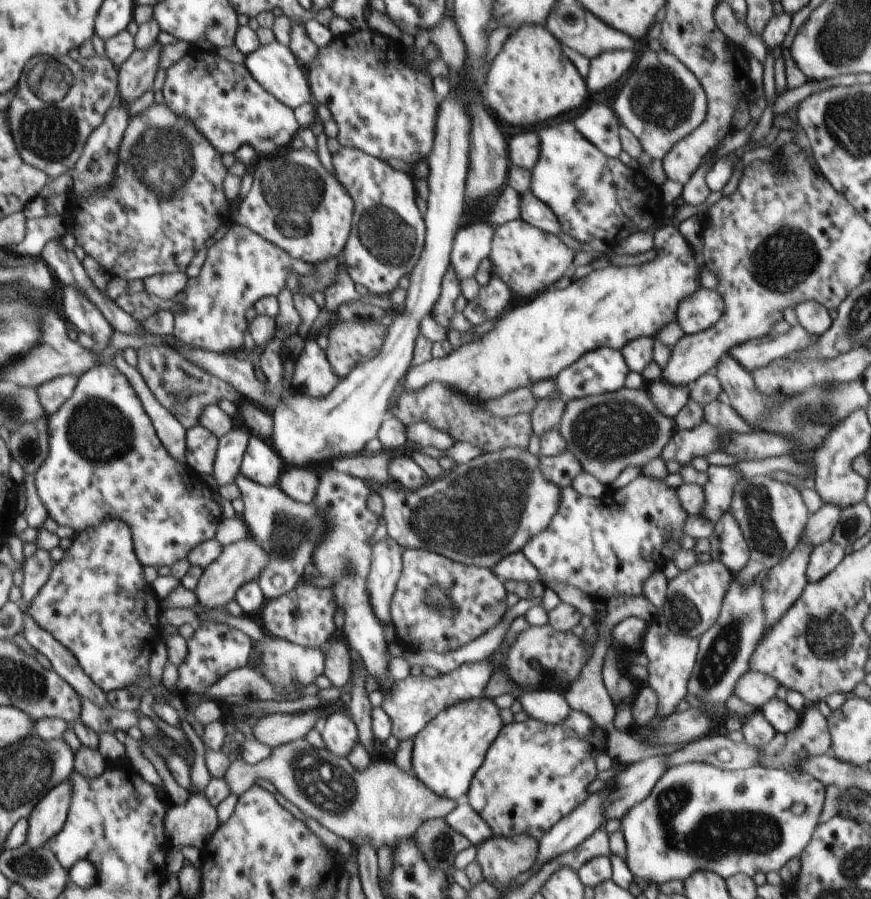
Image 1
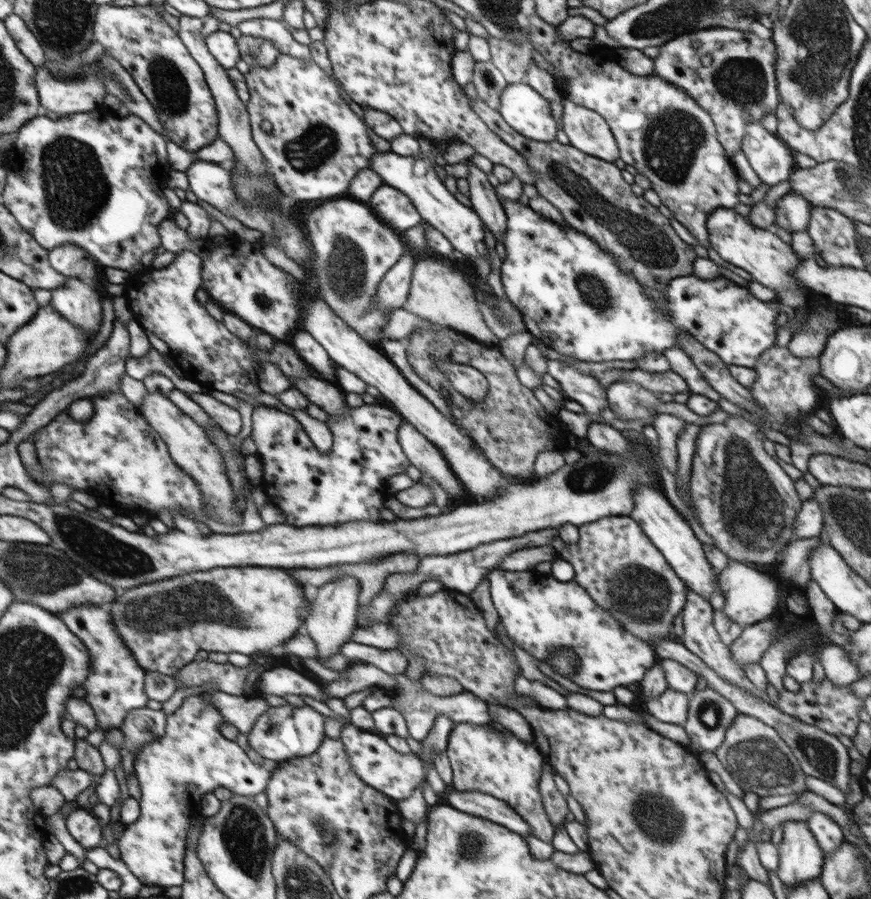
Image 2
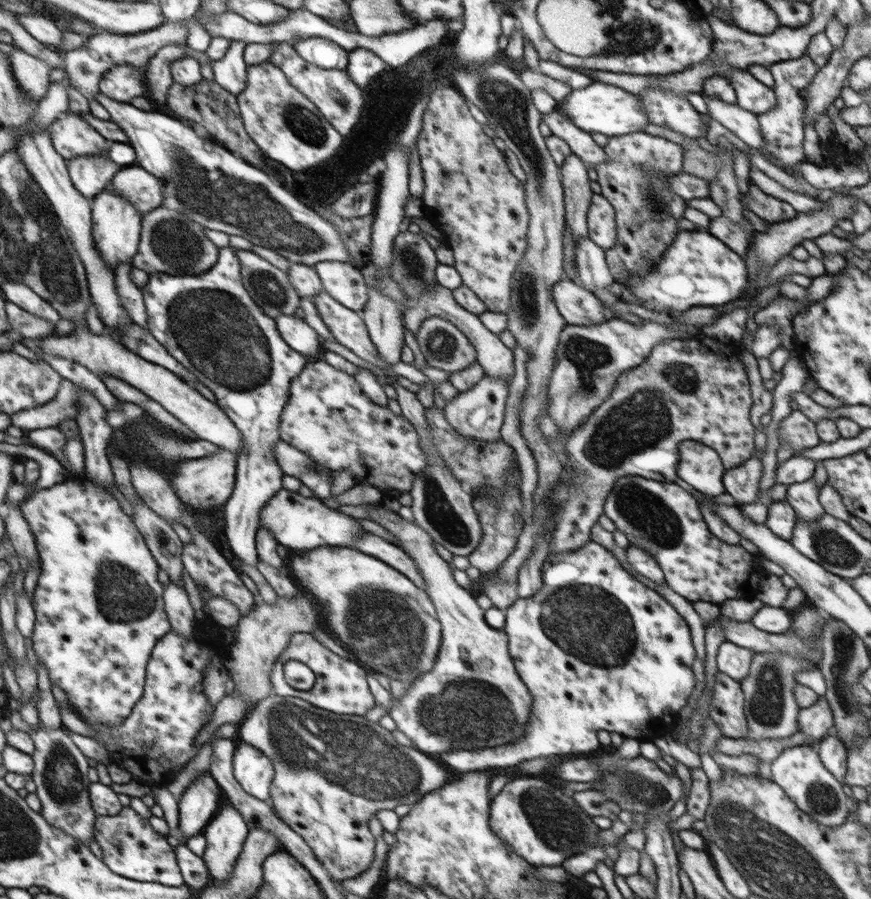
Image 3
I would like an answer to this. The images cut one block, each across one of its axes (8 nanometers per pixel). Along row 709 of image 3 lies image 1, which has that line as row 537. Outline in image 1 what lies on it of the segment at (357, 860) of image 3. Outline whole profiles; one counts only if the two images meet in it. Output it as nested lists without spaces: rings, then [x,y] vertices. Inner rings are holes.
[[[239,473],[234,480],[242,493],[244,501],[244,512],[241,515],[243,522],[247,525],[249,535],[260,542],[269,557],[268,567],[264,570],[262,576],[256,581],[262,590],[266,601],[272,601],[288,592],[291,592],[304,575],[313,569],[311,564],[311,555],[315,546],[325,535],[325,521],[317,514],[317,509],[312,503],[300,503],[288,497],[277,485],[261,486],[259,483],[248,479],[246,475]]]

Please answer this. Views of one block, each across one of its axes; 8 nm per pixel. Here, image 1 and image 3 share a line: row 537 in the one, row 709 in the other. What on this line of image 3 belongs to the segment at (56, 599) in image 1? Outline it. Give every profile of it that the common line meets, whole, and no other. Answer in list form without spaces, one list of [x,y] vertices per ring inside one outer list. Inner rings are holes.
[[[84,475],[75,478],[68,477],[62,483],[38,489],[20,504],[20,510],[24,512],[24,518],[28,520],[30,530],[34,534],[41,568],[32,600],[36,620],[32,636],[35,654],[42,666],[46,667],[52,684],[57,684],[66,693],[70,708],[73,708],[82,718],[106,723],[108,726],[118,725],[124,722],[126,717],[131,716],[132,708],[135,708],[142,700],[146,691],[147,666],[150,664],[151,654],[170,630],[171,622],[168,622],[167,612],[164,612],[164,604],[162,604],[162,584],[158,582],[157,560],[152,558],[151,549],[147,546],[143,533],[135,525],[134,519],[124,512],[120,502],[112,493],[102,489]]]

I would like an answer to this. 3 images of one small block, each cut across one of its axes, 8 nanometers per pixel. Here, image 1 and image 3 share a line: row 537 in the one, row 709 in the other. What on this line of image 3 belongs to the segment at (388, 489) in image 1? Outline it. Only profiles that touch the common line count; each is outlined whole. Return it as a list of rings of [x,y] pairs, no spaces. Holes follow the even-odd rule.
[[[382,501],[363,504],[362,507],[364,505],[372,509],[368,519],[390,531],[396,537],[394,544],[414,559],[416,567],[424,577],[427,596],[435,607],[441,625],[440,649],[432,669],[407,684],[407,691],[401,698],[391,695],[388,714],[396,723],[397,729],[410,738],[414,748],[431,757],[452,750],[500,747],[520,740],[524,736],[524,726],[532,716],[534,702],[526,684],[516,672],[513,658],[509,654],[507,636],[502,630],[496,630],[487,624],[485,611],[479,608],[476,596],[455,582],[449,564],[437,554],[434,538],[426,530],[402,518],[398,512],[388,509]]]

